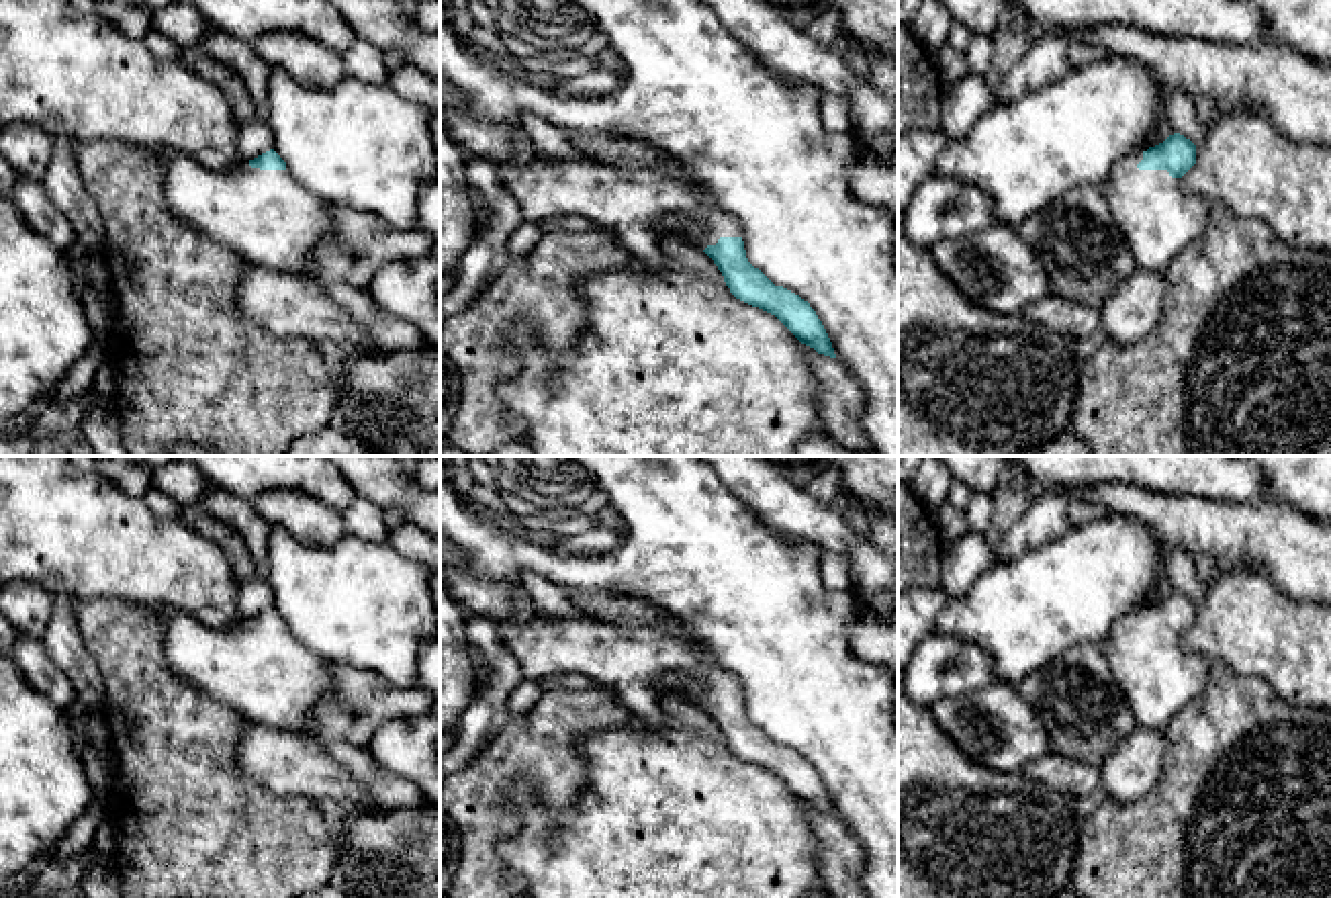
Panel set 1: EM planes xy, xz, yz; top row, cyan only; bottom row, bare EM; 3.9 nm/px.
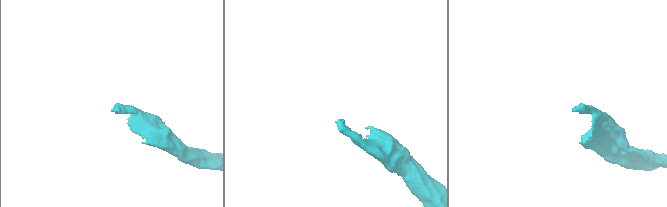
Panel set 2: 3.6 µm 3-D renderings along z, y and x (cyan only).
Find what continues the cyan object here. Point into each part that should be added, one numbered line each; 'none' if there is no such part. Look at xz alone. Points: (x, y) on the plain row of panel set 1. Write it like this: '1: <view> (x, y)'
1: xz (628, 663)

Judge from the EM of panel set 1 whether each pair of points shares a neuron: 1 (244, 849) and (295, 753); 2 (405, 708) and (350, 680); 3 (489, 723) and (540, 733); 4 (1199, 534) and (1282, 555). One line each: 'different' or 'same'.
1: different
2: same
3: different
4: same

